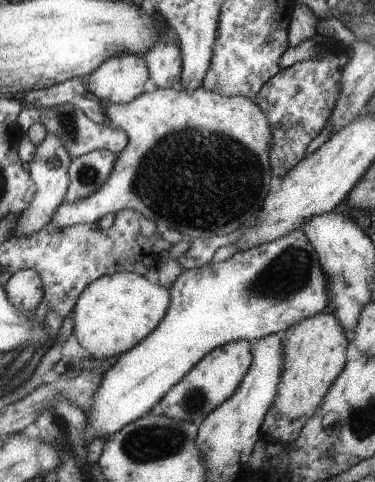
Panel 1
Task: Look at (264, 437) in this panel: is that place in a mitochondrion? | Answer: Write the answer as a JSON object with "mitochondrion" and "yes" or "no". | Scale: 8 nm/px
{"mitochondrion":"no"}

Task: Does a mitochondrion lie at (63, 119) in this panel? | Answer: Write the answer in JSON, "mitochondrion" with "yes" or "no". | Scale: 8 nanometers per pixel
{"mitochondrion":"yes"}

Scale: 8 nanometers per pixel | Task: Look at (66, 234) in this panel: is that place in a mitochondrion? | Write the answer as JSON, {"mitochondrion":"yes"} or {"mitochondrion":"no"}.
{"mitochondrion":"no"}

